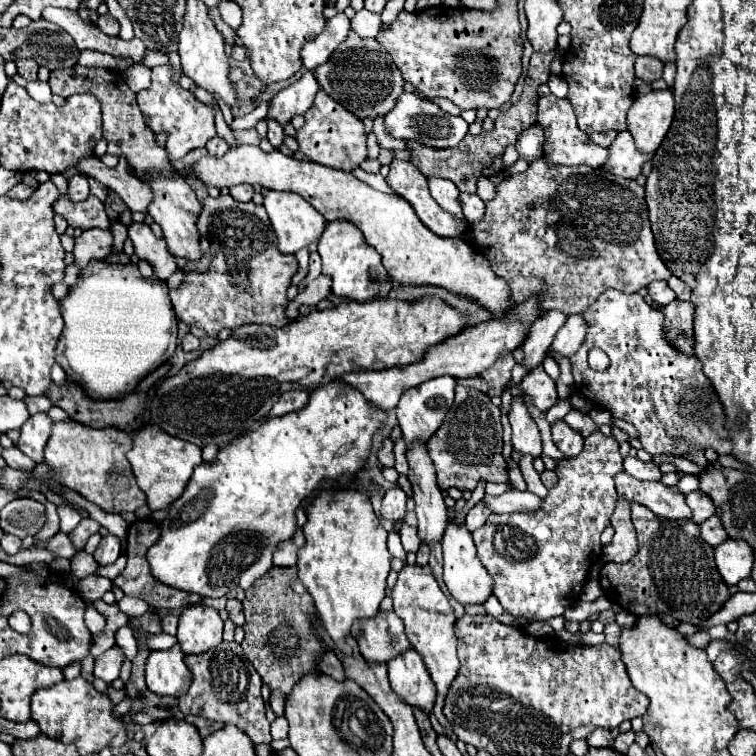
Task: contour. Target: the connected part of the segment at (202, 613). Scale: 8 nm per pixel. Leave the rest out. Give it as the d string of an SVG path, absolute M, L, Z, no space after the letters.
M191 605L179 617L177 641L185 655L197 655L217 647L223 639L223 619L213 607Z

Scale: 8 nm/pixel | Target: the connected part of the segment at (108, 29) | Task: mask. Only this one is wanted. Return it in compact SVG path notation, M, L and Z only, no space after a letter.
M107 13L107 15L101 15L99 21L97 21L97 27L105 33L105 35L119 35L119 23Z

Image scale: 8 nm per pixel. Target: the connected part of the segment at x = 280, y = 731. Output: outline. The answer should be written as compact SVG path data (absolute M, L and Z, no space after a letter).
M277 717L271 723L271 735L273 735L273 739L285 739L287 737L287 719L285 717Z

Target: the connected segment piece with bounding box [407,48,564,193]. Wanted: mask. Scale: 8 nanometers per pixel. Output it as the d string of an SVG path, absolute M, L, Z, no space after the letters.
M556 48L551 53L533 53L531 55L531 63L529 63L529 69L527 69L527 75L525 75L525 85L523 85L523 93L521 93L521 99L511 105L507 111L503 111L499 115L499 119L495 121L495 127L493 131L481 131L477 137L473 137L470 133L467 133L465 139L457 145L457 147L451 147L451 149L433 149L433 147L427 147L427 145L421 145L419 141L407 141L407 151L411 155L411 163L425 175L425 177L443 177L443 179L451 179L455 183L455 187L461 191L461 193L475 193L477 191L477 181L479 177L493 177L493 175L499 175L505 165L501 161L503 157L503 151L507 145L513 145L519 137L519 133L527 127L531 127L535 121L537 121L537 87L547 83L551 71L549 71L549 63L553 57L563 56L564 53L559 53Z

